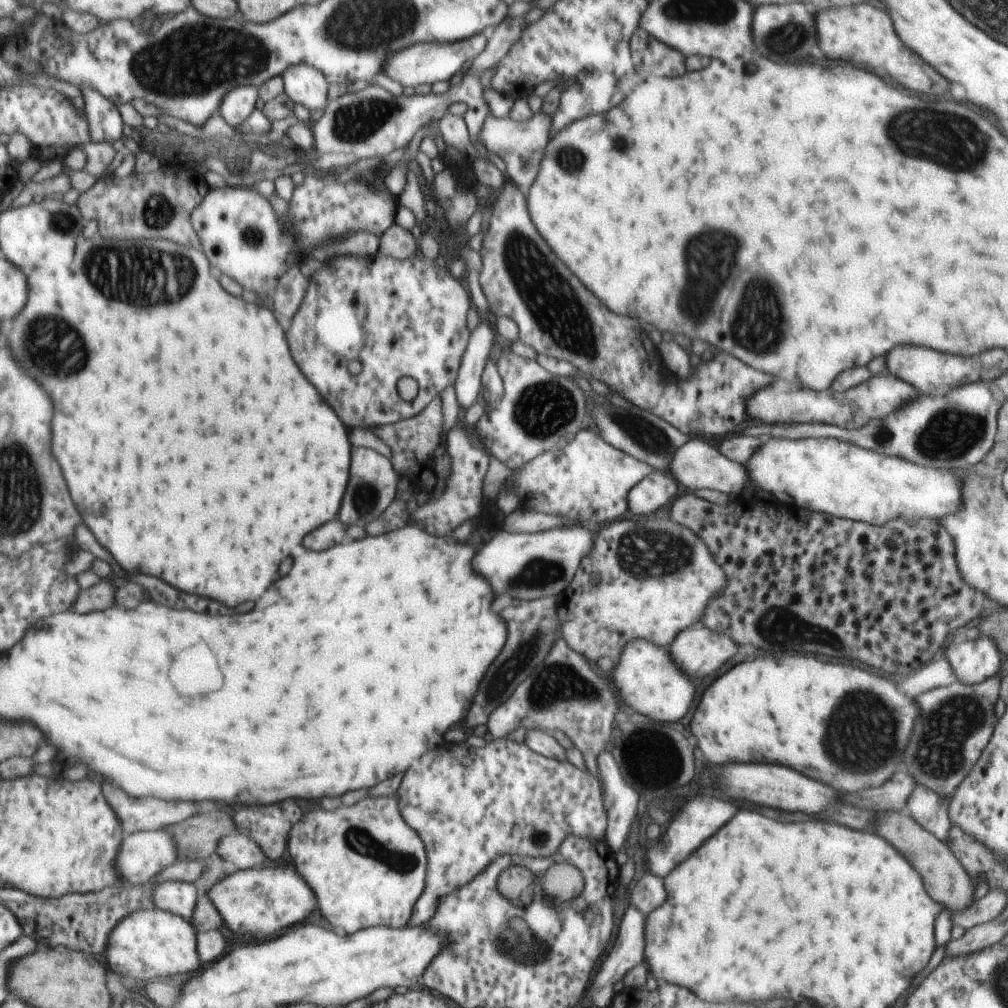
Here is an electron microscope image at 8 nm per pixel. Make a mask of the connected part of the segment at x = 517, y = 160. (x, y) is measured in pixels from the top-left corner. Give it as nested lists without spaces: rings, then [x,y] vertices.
[[[540,111],[534,114],[530,120],[515,122],[512,118],[496,118],[492,113],[484,120],[477,142],[486,148],[488,155],[497,154],[506,164],[507,180],[515,184],[516,187],[525,191],[530,188],[532,182],[538,176],[540,162],[544,158],[546,146],[550,141],[550,128],[552,119]]]

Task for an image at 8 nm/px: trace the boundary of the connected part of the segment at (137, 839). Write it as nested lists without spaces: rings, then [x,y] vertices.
[[[164,829],[156,831],[139,831],[130,835],[124,835],[122,847],[115,859],[115,868],[121,882],[125,887],[136,885],[150,885],[150,882],[164,871],[167,867],[178,860],[175,850],[175,841],[171,838],[171,833],[166,833]]]

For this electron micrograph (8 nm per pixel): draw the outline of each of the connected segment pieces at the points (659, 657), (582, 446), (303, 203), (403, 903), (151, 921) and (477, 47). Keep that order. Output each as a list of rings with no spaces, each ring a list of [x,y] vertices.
[[[637,639],[628,642],[614,666],[612,682],[618,698],[625,706],[634,708],[642,718],[658,722],[678,722],[686,716],[694,698],[694,684],[678,666],[672,662],[668,648],[656,646],[648,640]]]
[[[583,429],[575,435],[570,444],[563,443],[555,449],[548,450],[532,458],[530,462],[512,470],[509,477],[504,480],[501,491],[514,492],[518,496],[518,507],[522,510],[536,510],[542,514],[552,514],[566,518],[566,520],[577,520],[590,524],[591,526],[602,526],[612,520],[618,520],[629,514],[628,494],[630,490],[640,483],[644,476],[655,472],[648,464],[639,462],[624,452],[610,446],[602,438],[589,429]]]
[[[339,171],[331,175],[318,178],[316,173],[306,173],[304,182],[296,185],[294,194],[288,202],[290,213],[284,220],[278,218],[267,198],[261,196],[256,190],[249,187],[229,187],[210,189],[203,203],[191,213],[192,228],[195,228],[200,236],[200,242],[204,255],[211,261],[212,266],[220,269],[220,272],[236,280],[244,290],[255,292],[259,296],[274,295],[280,278],[289,270],[288,254],[295,242],[302,243],[302,250],[306,251],[312,244],[326,244],[332,238],[342,238],[354,232],[368,230],[376,236],[382,237],[384,232],[395,224],[394,216],[397,212],[398,201],[384,188],[381,181],[372,186],[366,182],[360,182],[357,178],[348,182],[336,180]]]
[[[364,796],[358,804],[350,807],[341,805],[333,812],[316,808],[316,810],[312,810],[312,812],[304,815],[297,824],[294,824],[287,837],[287,847],[288,854],[290,854],[290,858],[292,859],[291,865],[295,867],[297,874],[302,876],[304,881],[308,880],[308,887],[312,888],[312,892],[315,893],[318,900],[318,910],[332,924],[330,928],[345,935],[352,935],[369,927],[403,928],[409,922],[414,906],[426,887],[426,866],[428,866],[426,864],[426,850],[424,850],[424,844],[422,844],[420,836],[408,826],[401,816],[400,808],[398,808],[398,796]]]
[[[159,909],[134,912],[116,923],[109,933],[105,947],[108,967],[120,977],[144,982],[194,972],[201,962],[196,951],[197,934],[190,921],[174,913]]]
[[[482,33],[457,42],[414,44],[404,48],[402,52],[390,54],[386,58],[386,68],[382,66],[382,73],[401,84],[404,89],[416,89],[423,84],[434,85],[438,81],[450,81],[457,72],[464,72],[465,64],[471,64],[486,49],[487,44],[488,39]]]

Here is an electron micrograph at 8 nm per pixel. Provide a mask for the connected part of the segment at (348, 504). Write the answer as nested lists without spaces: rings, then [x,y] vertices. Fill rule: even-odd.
[[[354,448],[352,464],[350,464],[350,480],[348,480],[348,488],[344,492],[344,498],[342,498],[338,518],[344,524],[356,524],[356,526],[368,524],[368,520],[374,520],[376,516],[380,516],[396,498],[399,480],[400,477],[395,472],[390,459],[370,448]],[[370,500],[374,500],[374,506],[362,504],[362,502],[370,502]]]

